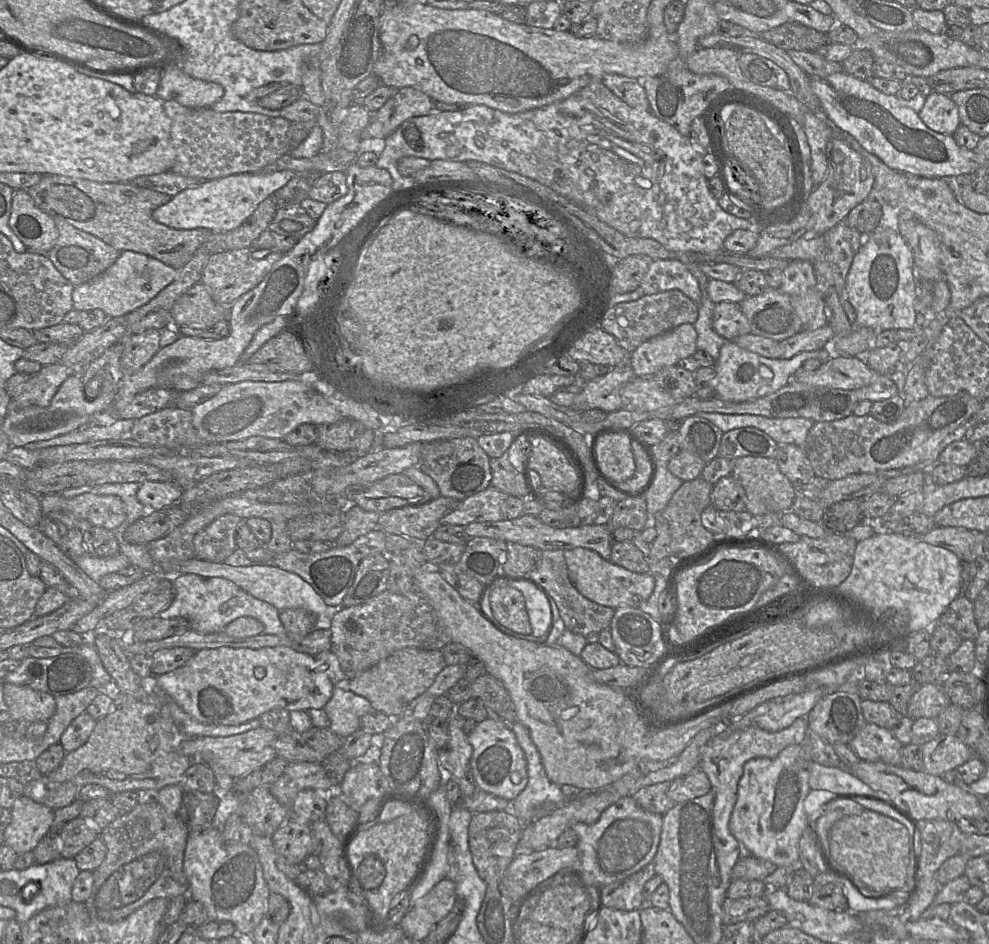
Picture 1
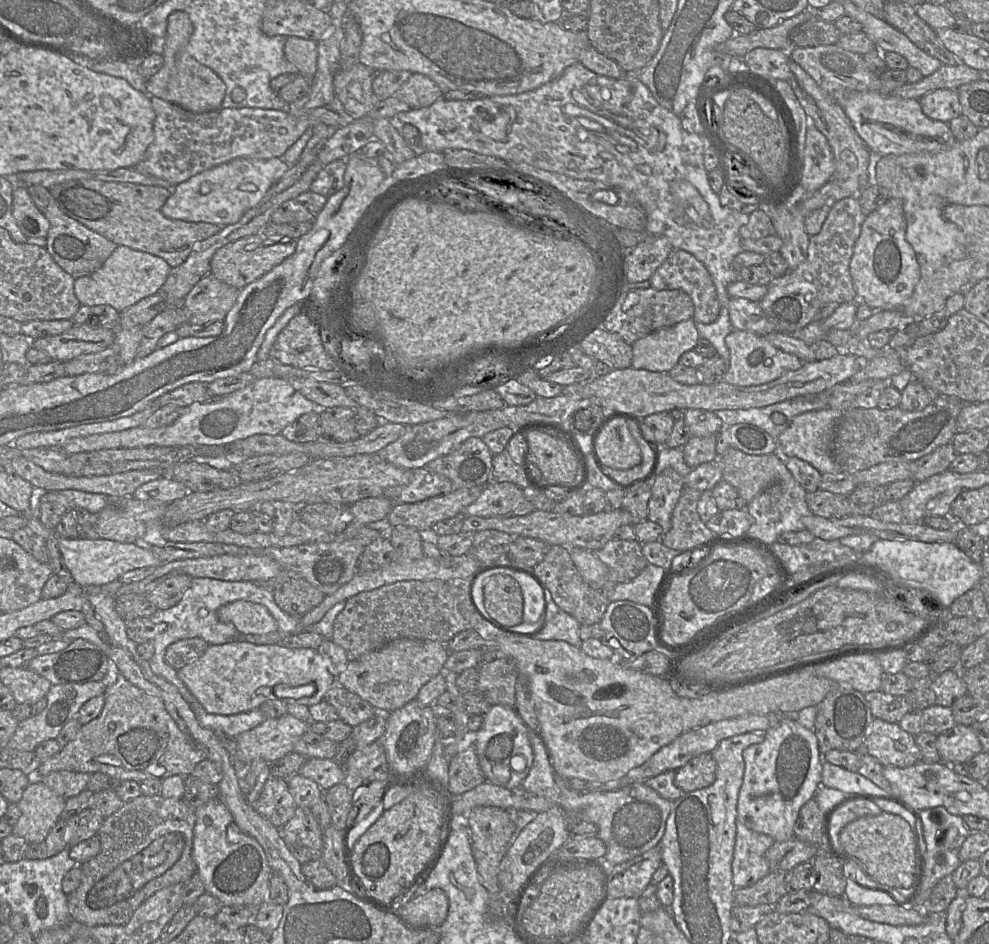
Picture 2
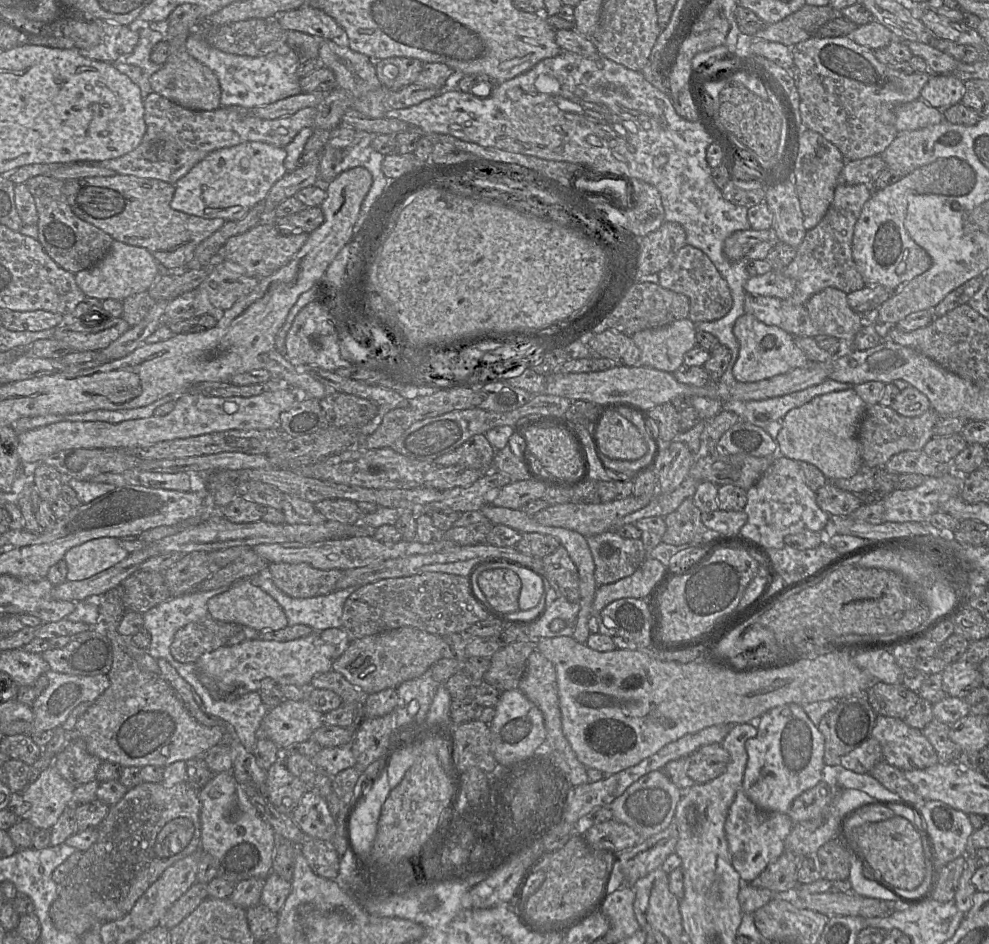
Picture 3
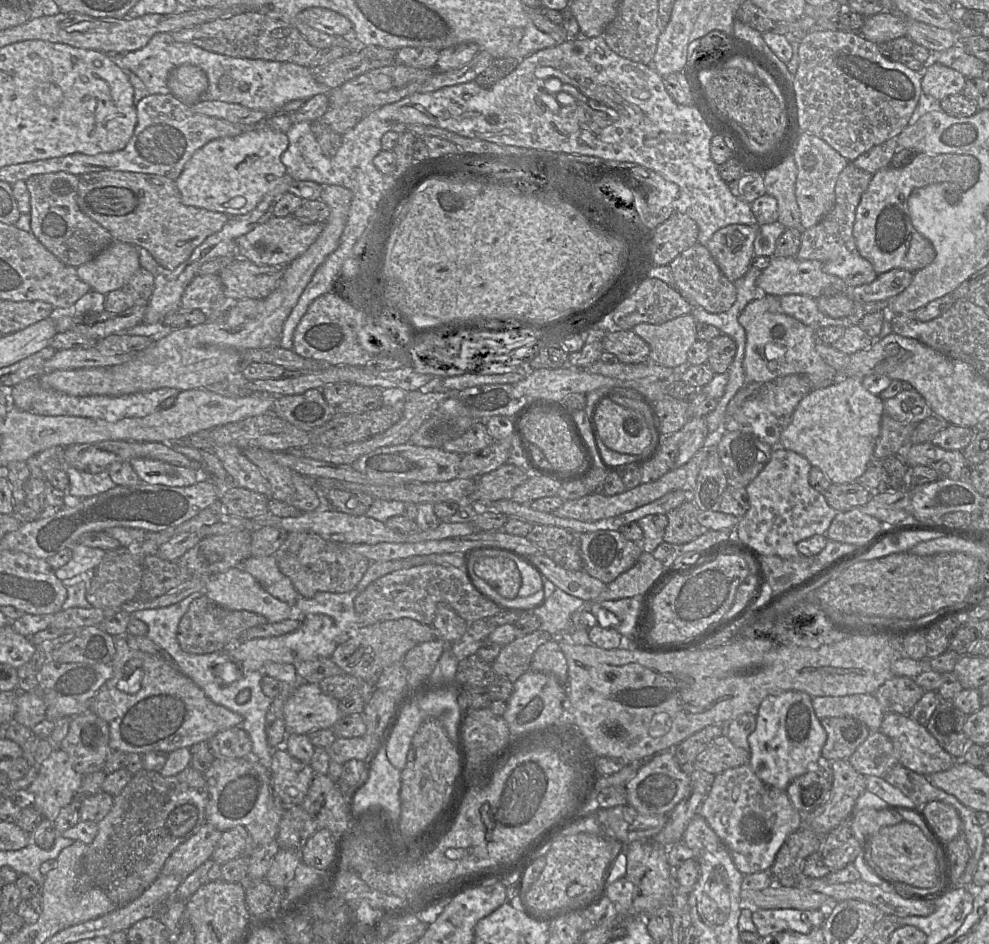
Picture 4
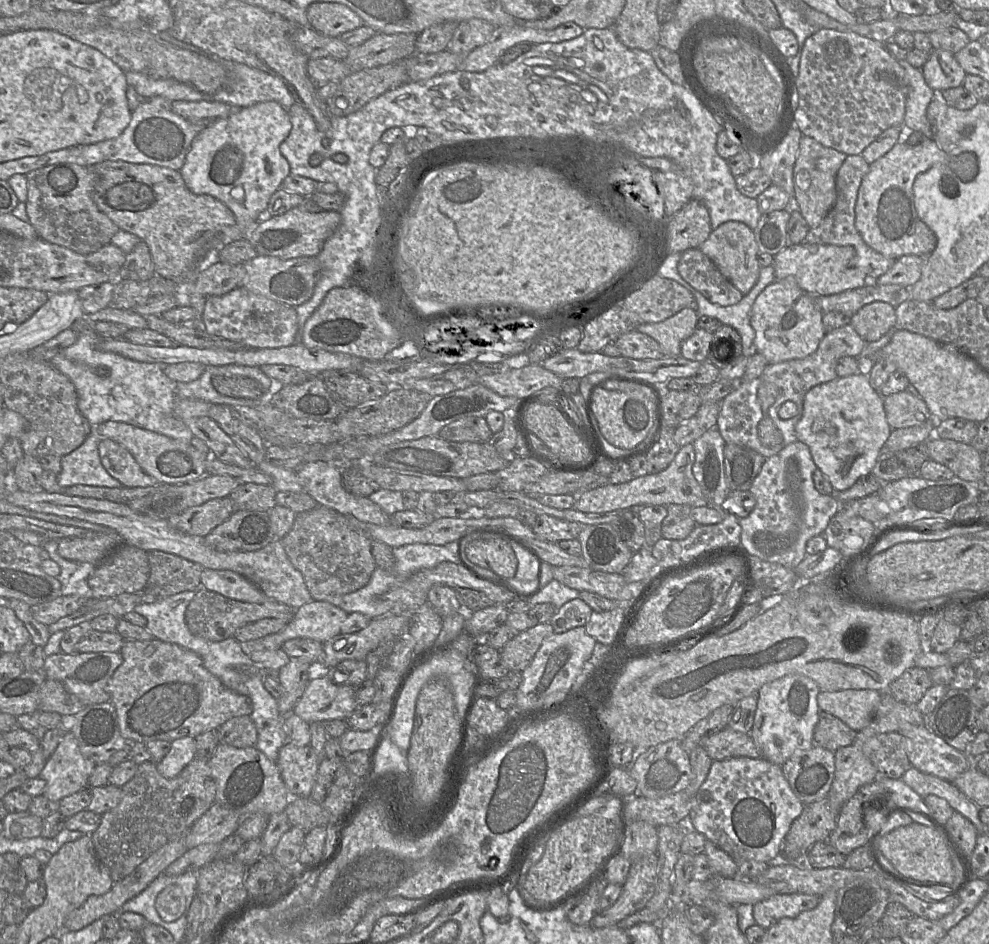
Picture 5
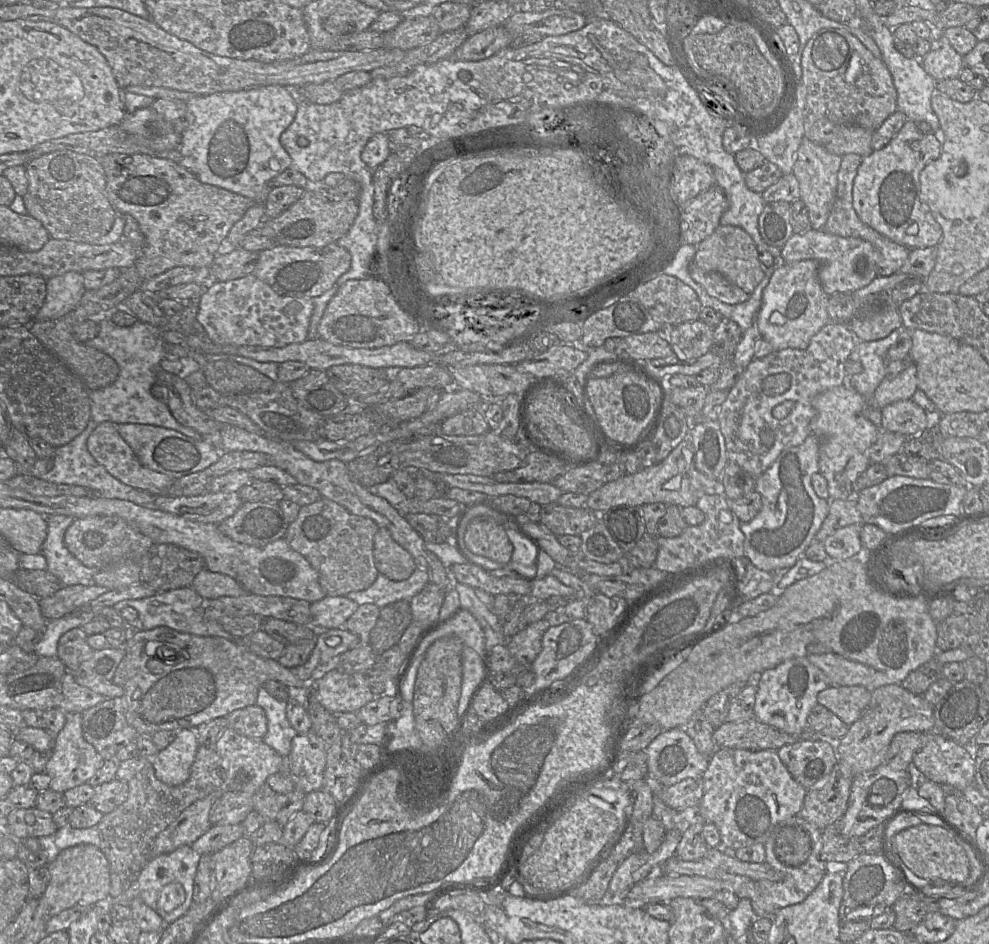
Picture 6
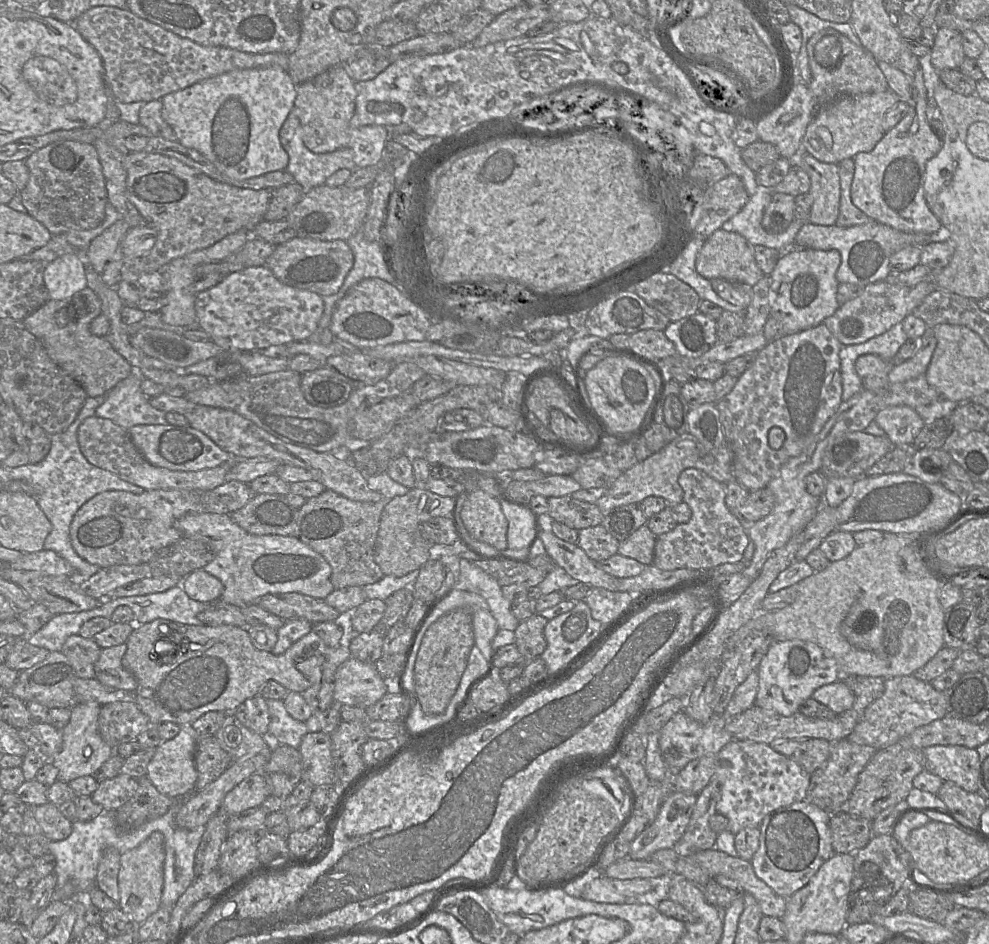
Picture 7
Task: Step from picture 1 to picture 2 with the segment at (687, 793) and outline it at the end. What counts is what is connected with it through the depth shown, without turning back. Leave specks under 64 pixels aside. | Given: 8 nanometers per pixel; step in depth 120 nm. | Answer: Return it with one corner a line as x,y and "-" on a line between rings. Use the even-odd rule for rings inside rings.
703,753
677,769
674,782
684,793
706,788
715,781
716,769
712,753

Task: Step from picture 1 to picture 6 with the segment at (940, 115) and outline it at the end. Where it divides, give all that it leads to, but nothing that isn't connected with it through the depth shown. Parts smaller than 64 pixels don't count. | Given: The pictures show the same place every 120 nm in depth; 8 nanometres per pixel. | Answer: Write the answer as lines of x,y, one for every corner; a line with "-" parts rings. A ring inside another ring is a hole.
935,33
929,52
921,60
924,70
935,81
959,78
964,59
942,33

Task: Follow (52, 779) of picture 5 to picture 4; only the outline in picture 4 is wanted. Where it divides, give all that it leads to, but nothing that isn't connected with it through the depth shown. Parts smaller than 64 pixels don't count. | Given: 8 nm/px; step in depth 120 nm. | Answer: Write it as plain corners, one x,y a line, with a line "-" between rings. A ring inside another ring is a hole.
56,747
50,756
39,766
38,774
27,789
35,796
34,807
45,819
54,821
61,808
68,805
79,795
83,775
77,773
72,766
68,754

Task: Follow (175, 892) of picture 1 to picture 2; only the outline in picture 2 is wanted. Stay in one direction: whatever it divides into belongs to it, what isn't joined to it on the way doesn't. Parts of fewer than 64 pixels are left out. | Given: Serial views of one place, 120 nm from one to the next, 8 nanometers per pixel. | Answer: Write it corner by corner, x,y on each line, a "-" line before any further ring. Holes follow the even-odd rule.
141,794
124,802
117,811
104,818
98,830
99,853
78,865
81,869
81,883
67,897
70,919
89,927
126,924
137,907
153,893
187,882
196,872
192,857
195,821
195,810
183,799

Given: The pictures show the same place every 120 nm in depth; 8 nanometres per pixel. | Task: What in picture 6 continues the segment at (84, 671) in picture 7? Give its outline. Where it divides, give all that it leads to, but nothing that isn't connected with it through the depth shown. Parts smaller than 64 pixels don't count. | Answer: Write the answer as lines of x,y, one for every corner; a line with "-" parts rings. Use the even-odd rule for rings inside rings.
82,627
73,628
59,640
57,656
64,662
69,672
74,672
82,662
89,659
95,650
88,642
88,635

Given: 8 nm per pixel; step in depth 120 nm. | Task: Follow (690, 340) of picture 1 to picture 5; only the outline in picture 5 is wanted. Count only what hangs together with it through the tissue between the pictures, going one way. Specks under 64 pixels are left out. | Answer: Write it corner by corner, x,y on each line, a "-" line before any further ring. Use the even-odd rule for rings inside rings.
685,308
662,322
640,324
637,330
658,342
664,357
678,357
681,346
697,328
698,314

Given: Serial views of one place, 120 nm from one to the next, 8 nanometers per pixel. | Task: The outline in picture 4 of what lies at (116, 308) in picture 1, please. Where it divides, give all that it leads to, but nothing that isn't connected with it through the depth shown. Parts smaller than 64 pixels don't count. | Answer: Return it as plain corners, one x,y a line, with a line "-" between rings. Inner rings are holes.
115,241
91,261
79,266
79,278
104,295
122,289
141,268
137,247

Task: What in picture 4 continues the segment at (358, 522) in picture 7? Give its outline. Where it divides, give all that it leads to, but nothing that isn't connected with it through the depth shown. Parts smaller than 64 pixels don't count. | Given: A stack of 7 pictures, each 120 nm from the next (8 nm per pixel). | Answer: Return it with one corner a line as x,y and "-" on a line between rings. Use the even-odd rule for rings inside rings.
291,532
274,557
300,596
311,598
318,592
345,593
353,590
371,562
355,553
347,543
328,541
311,532

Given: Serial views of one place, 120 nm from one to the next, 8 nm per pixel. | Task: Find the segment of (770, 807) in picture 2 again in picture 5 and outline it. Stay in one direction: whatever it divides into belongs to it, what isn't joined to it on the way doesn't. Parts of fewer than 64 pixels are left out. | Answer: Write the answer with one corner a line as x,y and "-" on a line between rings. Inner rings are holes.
790,674
764,684
758,691
758,703
750,735
761,757
782,766
795,753
814,745
814,729
819,719
817,696
820,688
815,681

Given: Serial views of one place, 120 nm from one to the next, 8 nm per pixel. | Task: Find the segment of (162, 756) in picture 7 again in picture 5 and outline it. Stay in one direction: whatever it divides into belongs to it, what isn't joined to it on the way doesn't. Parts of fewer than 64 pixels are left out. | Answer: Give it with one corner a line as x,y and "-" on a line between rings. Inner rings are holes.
195,738
176,739
167,755
156,764
158,772
167,779
176,777
195,758

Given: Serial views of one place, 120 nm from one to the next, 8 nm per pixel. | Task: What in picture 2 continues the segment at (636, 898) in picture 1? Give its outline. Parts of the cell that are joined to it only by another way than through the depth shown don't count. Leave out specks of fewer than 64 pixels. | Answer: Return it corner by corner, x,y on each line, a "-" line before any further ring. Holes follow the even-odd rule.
656,845
645,853
623,863
616,865
603,864
608,875
606,884
609,898
639,898
651,883
652,876
660,864
662,864
660,845

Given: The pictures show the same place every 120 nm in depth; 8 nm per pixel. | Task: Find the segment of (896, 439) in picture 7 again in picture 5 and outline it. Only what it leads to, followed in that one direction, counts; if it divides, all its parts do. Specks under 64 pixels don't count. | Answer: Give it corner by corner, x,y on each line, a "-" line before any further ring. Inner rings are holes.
909,391
888,395
884,398
886,420
891,429
902,429
936,421
921,397

